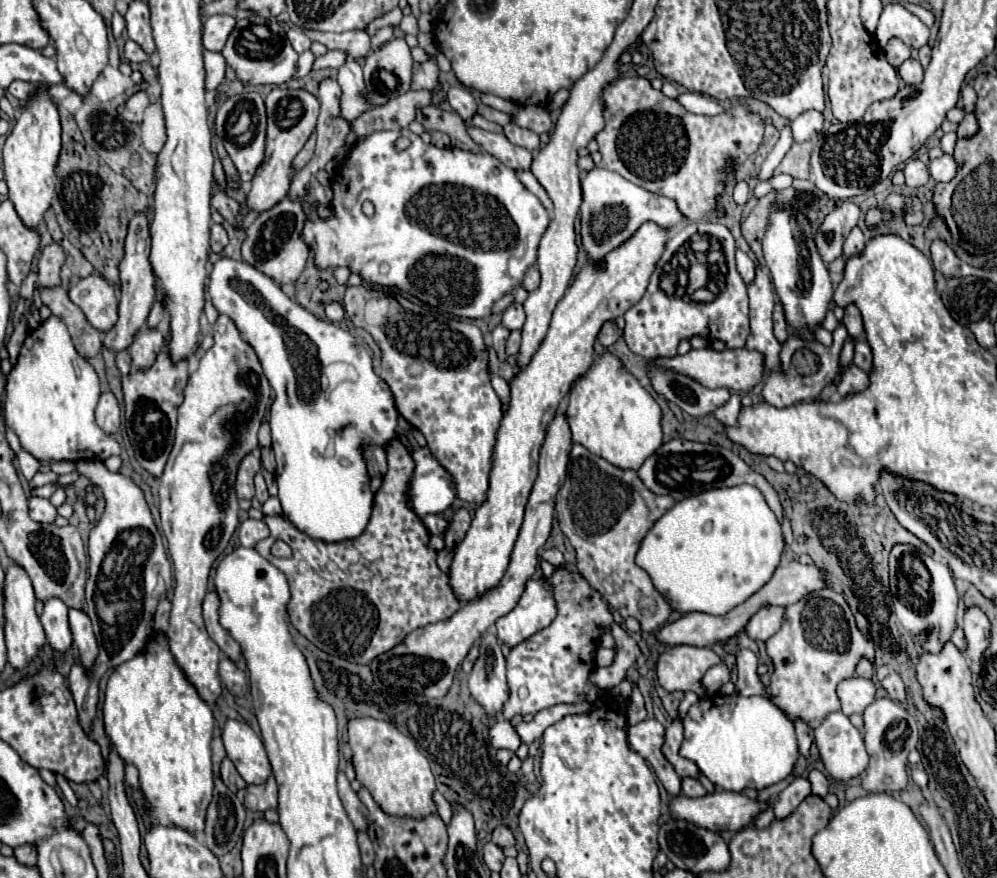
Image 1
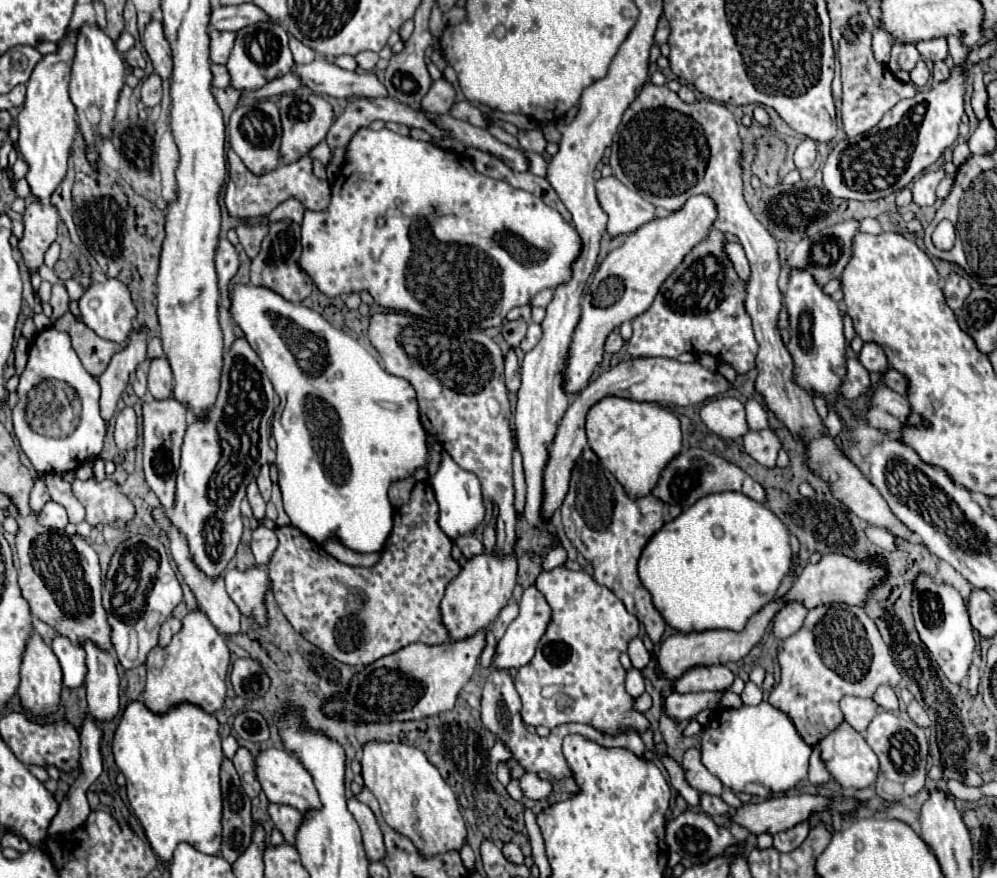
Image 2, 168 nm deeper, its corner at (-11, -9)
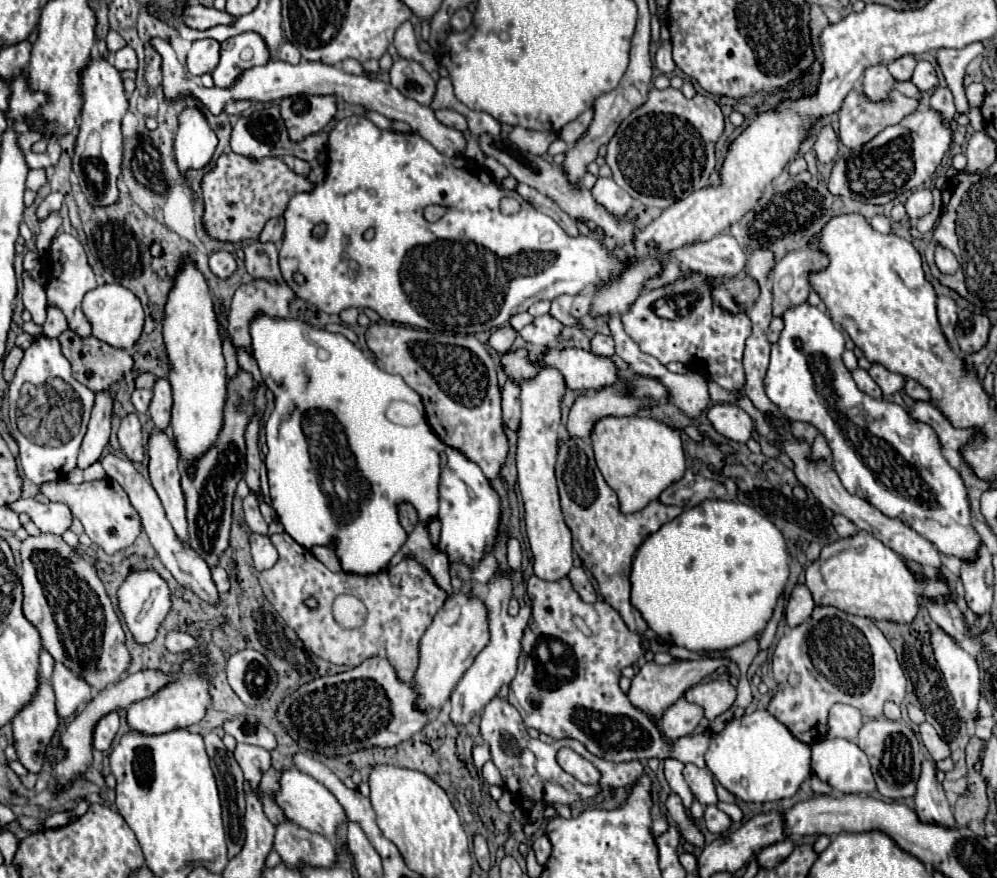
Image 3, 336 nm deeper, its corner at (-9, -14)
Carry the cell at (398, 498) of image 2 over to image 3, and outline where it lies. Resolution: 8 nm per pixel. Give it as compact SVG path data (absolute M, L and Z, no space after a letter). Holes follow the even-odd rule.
M401 502L397 510L399 510L399 522L401 522L401 526L405 528L405 532L411 532L415 528L415 524L419 522L415 508L411 504L407 504L407 502Z

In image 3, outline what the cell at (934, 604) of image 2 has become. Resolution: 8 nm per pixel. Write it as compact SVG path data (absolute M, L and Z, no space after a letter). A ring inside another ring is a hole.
M931 622L929 626L929 632L931 632L931 648L933 648L933 654L935 654L935 660L937 660L937 666L939 670L943 672L943 678L945 678L945 684L955 700L955 708L959 712L959 716L963 720L969 720L969 718L977 718L977 702L979 702L979 688L981 688L981 678L979 678L979 666L975 662L975 658L971 658L971 654L967 654L945 630L941 630L935 622Z

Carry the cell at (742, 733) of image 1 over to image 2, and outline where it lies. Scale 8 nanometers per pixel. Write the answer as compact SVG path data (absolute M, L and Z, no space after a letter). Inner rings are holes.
M767 701L755 707L717 711L703 727L701 739L703 765L731 791L757 797L785 793L805 779L811 751L813 747L801 739L791 719Z

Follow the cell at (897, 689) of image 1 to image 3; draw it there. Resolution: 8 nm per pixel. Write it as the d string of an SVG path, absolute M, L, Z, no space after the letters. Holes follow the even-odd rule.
M929 722L919 724L919 736L921 736L925 748L929 750L931 758L933 758L935 762L939 762L939 760L943 760L943 758L949 756L949 746L939 738L939 734L935 732L935 728L933 728Z

